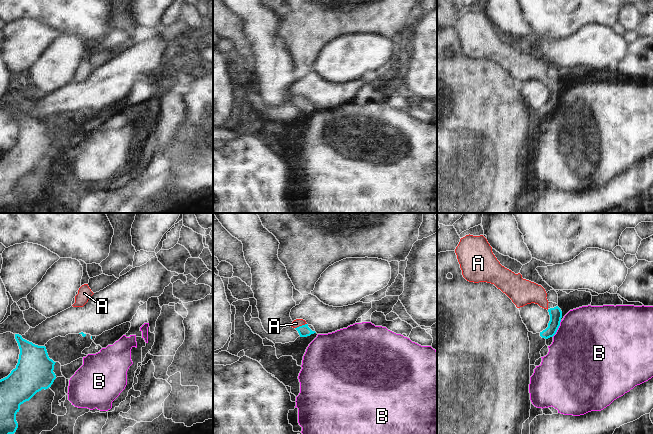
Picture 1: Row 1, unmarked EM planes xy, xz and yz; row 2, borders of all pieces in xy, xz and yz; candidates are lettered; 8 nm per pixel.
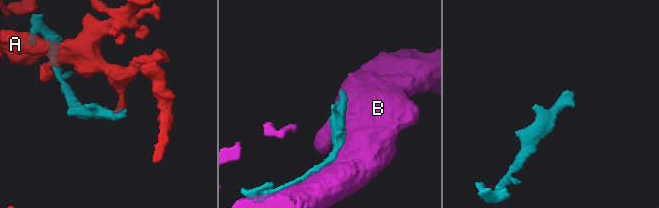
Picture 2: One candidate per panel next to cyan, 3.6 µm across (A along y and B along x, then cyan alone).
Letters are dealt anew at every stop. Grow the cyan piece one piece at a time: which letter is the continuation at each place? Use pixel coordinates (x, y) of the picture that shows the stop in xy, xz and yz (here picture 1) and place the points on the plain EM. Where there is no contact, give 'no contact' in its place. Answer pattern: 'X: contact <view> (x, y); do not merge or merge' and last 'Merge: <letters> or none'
A: contact xz (300, 102); merge
B: contact yz (558, 103); do not merge
Merge: A

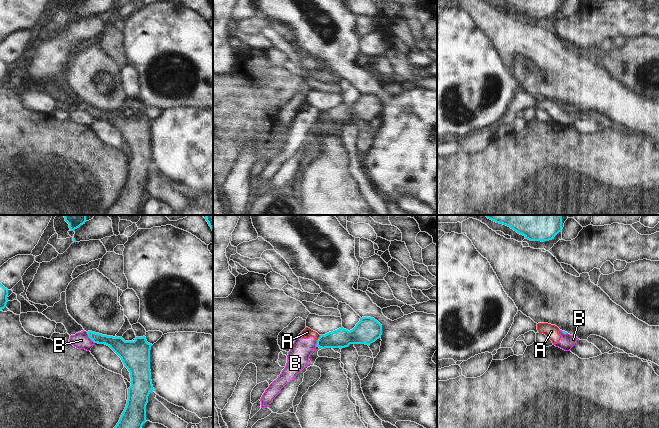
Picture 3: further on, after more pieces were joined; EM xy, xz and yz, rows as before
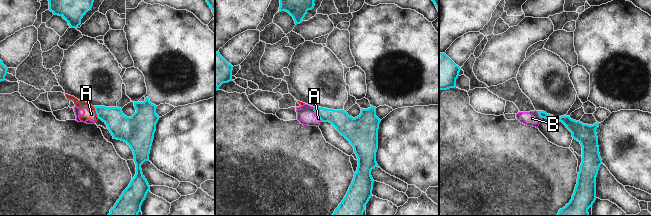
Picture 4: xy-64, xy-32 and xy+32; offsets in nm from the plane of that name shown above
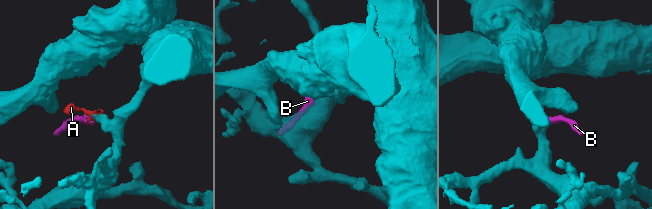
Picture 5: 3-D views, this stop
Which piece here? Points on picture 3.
A: contact xz (318, 114); do not merge
B: contact xy (89, 113); do not merge
Merge: none

